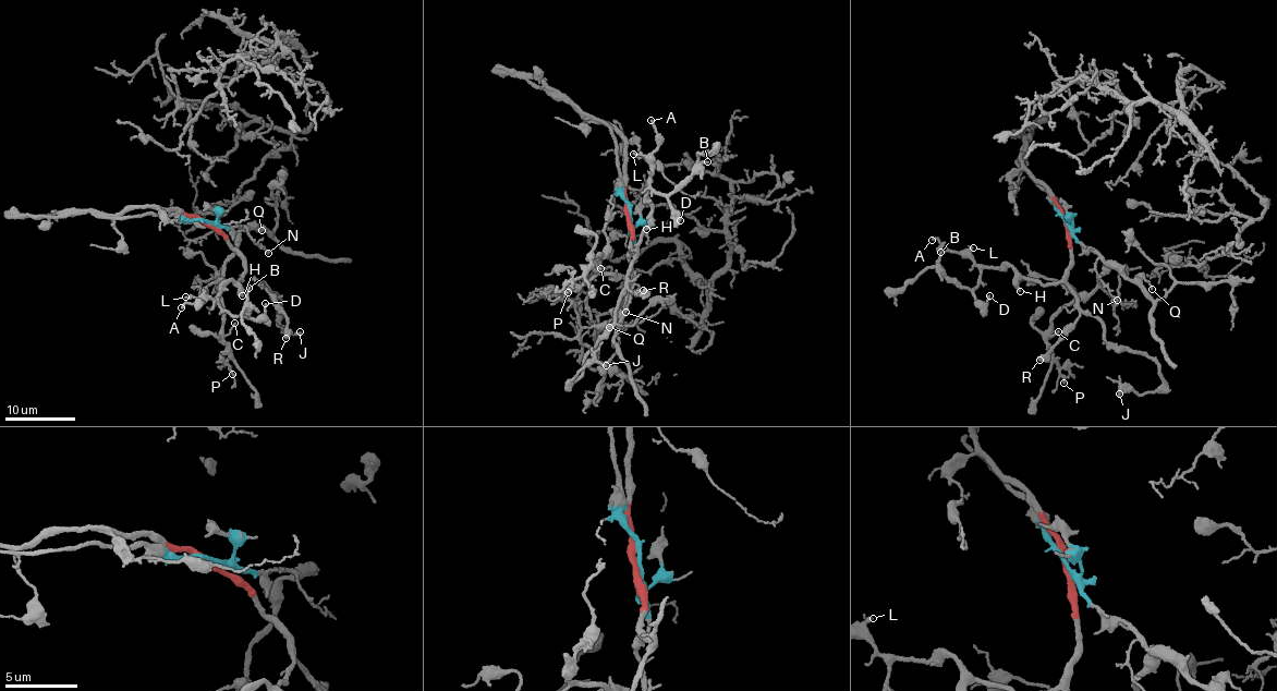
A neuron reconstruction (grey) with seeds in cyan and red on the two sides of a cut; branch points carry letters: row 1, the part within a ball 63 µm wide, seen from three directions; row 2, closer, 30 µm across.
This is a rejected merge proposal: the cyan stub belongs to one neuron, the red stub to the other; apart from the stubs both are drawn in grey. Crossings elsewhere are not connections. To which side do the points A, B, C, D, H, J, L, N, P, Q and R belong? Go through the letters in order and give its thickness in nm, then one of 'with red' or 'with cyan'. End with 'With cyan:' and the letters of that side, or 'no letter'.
A: calibre 140 nm; with red
B: calibre 120 nm; with red
C: calibre 110 nm; with cyan
D: calibre 160 nm; with red
H: calibre 280 nm; with red
J: calibre 170 nm; with red
L: calibre 90 nm; with red
N: calibre 130 nm; with cyan
P: calibre 120 nm; with cyan
Q: calibre 100 nm; with cyan
R: calibre 600 nm; with red
With cyan: C, N, P, Q

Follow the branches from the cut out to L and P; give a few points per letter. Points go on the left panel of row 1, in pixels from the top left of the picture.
L: (206, 221), (225, 237), (243, 261), (245, 271), (243, 279), (236, 285), (230, 279), (211, 300), (184, 298)
P: (206, 221), (232, 228), (240, 225), (247, 230), (239, 232), (235, 251), (223, 264), (218, 287), (232, 374)

